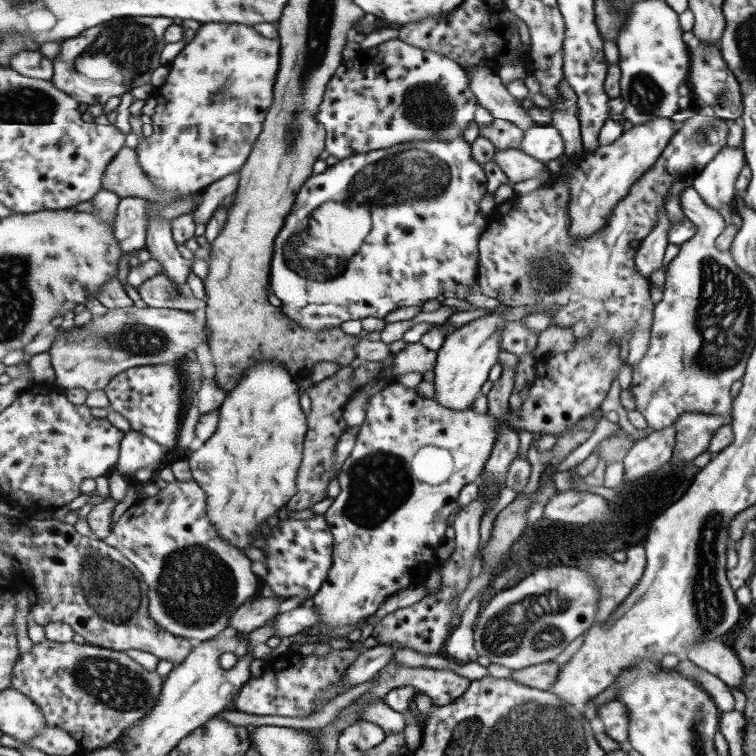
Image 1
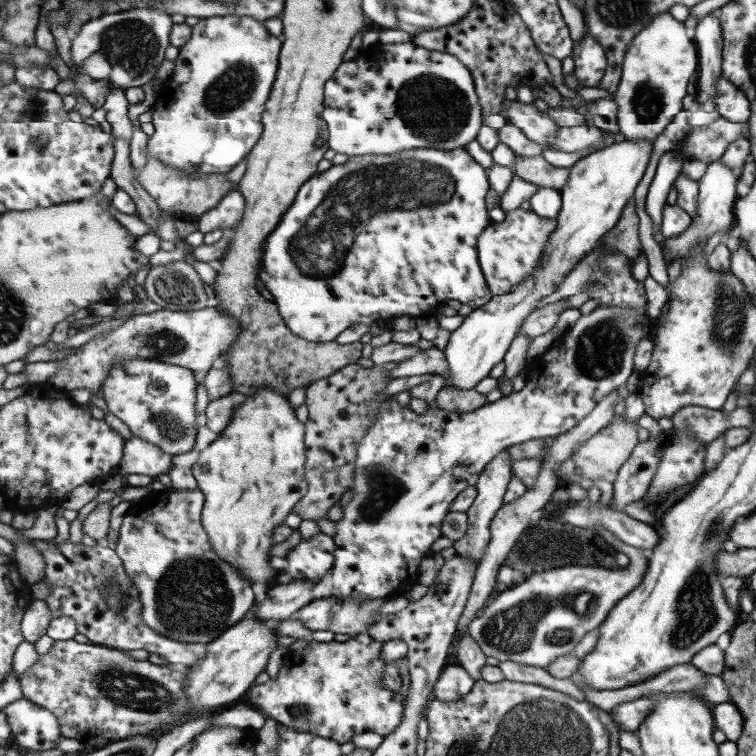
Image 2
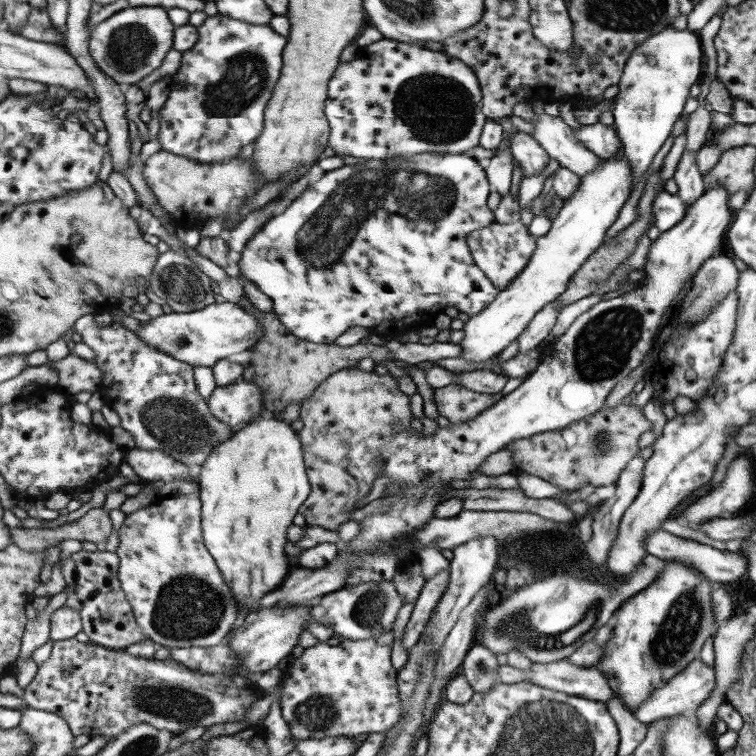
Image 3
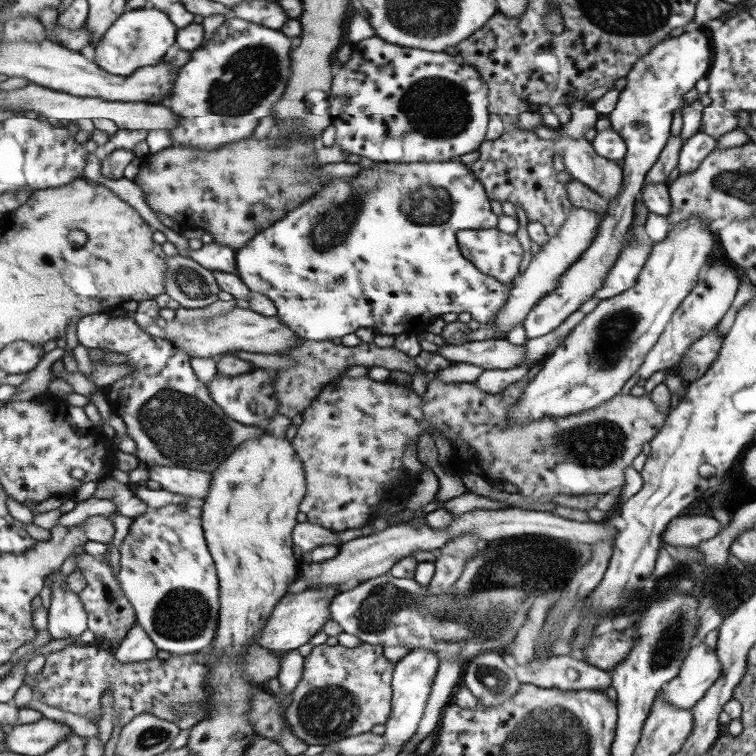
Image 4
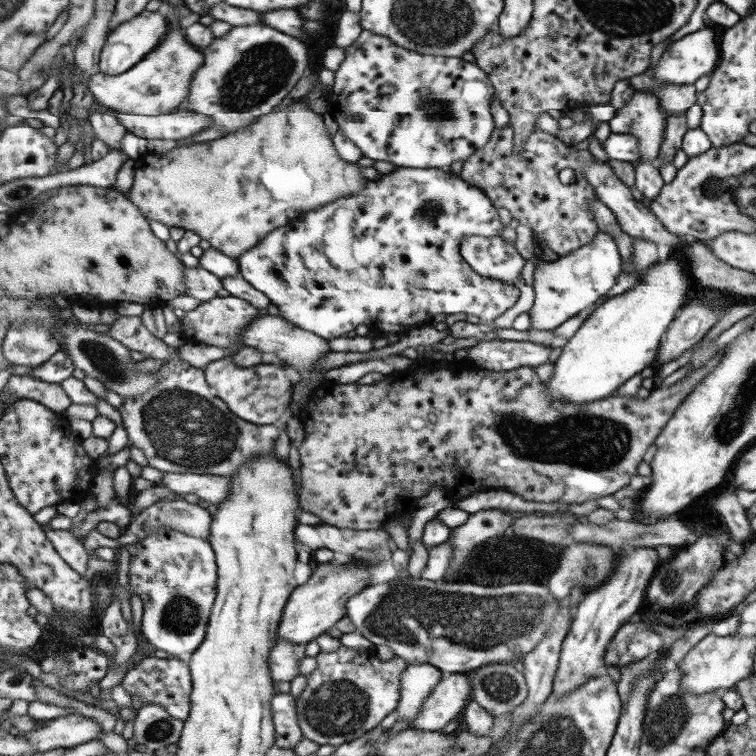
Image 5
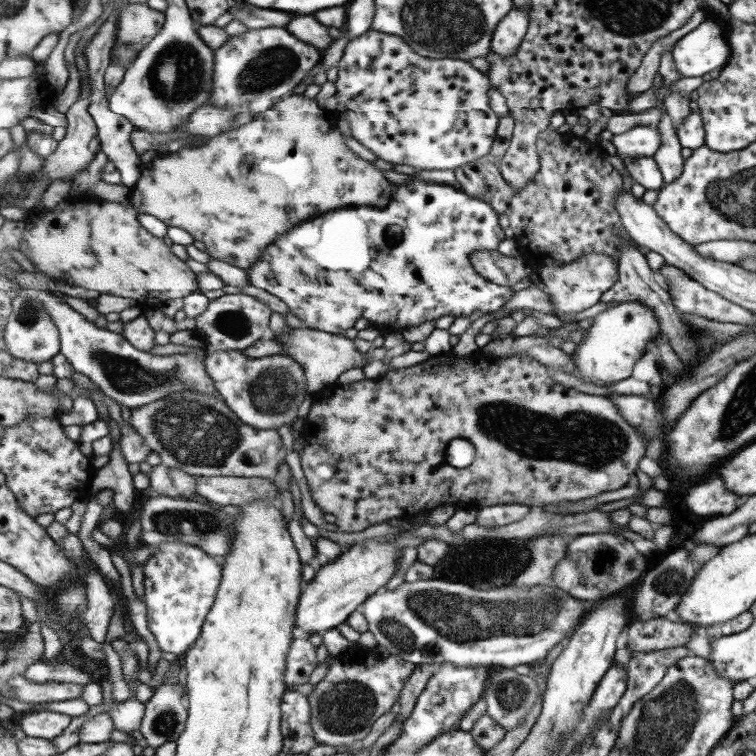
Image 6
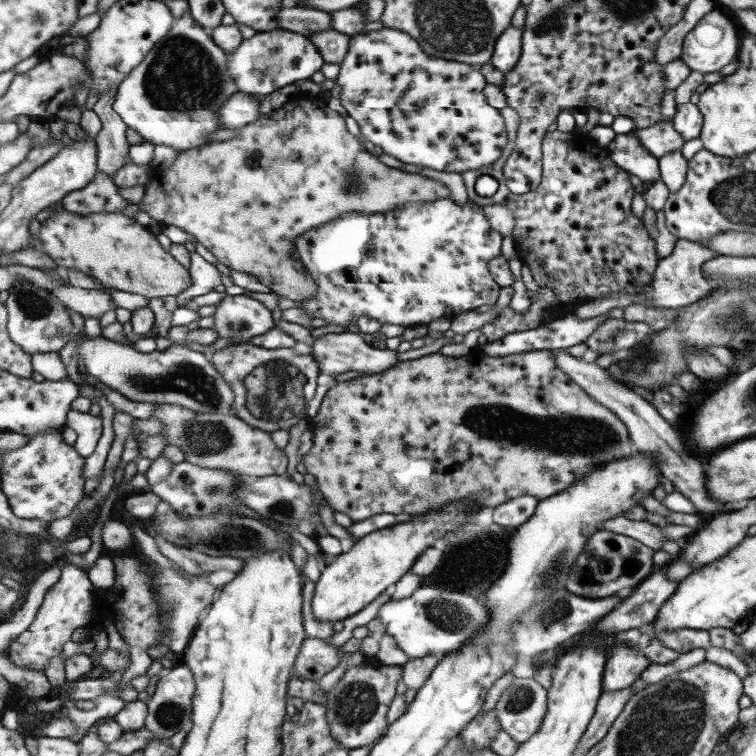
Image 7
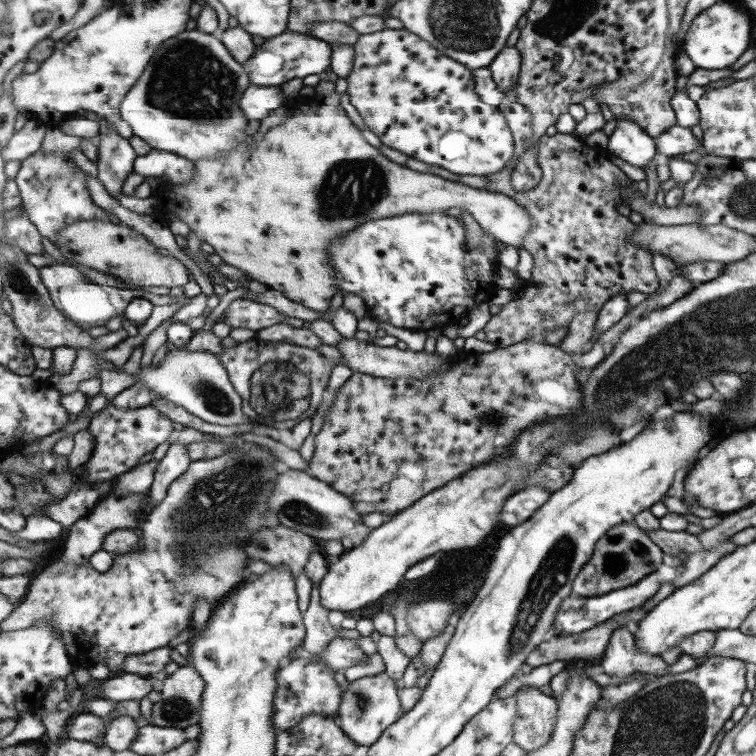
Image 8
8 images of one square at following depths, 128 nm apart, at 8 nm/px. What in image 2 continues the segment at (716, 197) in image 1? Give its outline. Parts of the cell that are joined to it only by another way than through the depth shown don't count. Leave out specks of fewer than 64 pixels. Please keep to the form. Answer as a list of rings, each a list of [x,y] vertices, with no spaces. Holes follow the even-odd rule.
[[[715,161],[708,165],[706,173],[698,180],[699,195],[698,210],[696,210],[698,214],[691,218],[690,226],[682,234],[678,234],[674,238],[666,238],[660,244],[662,252],[666,252],[670,262],[673,262],[675,256],[680,256],[681,260],[684,260],[684,257],[690,255],[692,249],[698,247],[700,241],[708,240],[715,232],[720,232],[721,230],[729,232],[733,229],[735,222],[734,205],[738,199],[736,182],[739,180],[739,175],[738,172],[734,172],[734,169],[720,161]]]

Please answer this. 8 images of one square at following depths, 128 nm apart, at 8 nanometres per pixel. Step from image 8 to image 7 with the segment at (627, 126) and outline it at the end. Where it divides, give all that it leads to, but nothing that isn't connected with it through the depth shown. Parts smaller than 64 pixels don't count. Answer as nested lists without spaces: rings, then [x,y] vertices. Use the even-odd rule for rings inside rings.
[[[636,129],[626,134],[616,134],[607,148],[611,150],[611,158],[626,172],[638,176],[643,182],[658,182],[661,180],[660,162],[638,142]]]

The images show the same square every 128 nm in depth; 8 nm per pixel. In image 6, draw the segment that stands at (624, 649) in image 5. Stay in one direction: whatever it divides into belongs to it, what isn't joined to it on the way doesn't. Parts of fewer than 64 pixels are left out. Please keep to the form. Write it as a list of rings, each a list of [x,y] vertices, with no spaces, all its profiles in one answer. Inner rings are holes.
[[[657,617],[647,621],[635,620],[627,629],[627,648],[630,652],[652,652],[666,648],[684,647],[690,635],[699,634],[702,630],[694,630],[681,621],[671,621],[664,617]]]

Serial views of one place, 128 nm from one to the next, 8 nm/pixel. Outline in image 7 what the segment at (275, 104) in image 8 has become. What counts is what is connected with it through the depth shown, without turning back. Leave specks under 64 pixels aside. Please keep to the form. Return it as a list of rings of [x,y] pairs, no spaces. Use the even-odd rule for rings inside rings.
[[[238,92],[224,104],[224,108],[218,114],[222,120],[222,126],[239,130],[251,122],[263,118],[264,115],[260,113],[261,101],[262,99]]]

